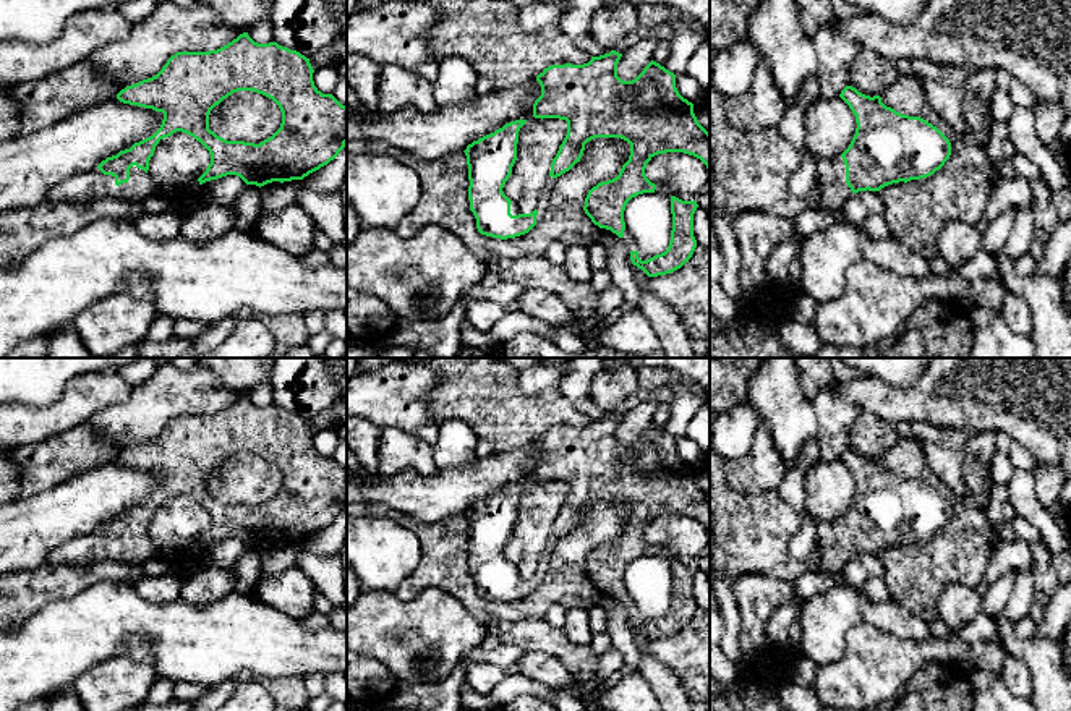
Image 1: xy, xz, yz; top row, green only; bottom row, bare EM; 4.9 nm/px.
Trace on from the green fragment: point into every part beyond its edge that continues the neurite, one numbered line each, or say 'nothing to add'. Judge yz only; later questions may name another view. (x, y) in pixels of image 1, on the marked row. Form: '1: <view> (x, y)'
1: yz (832, 174)

